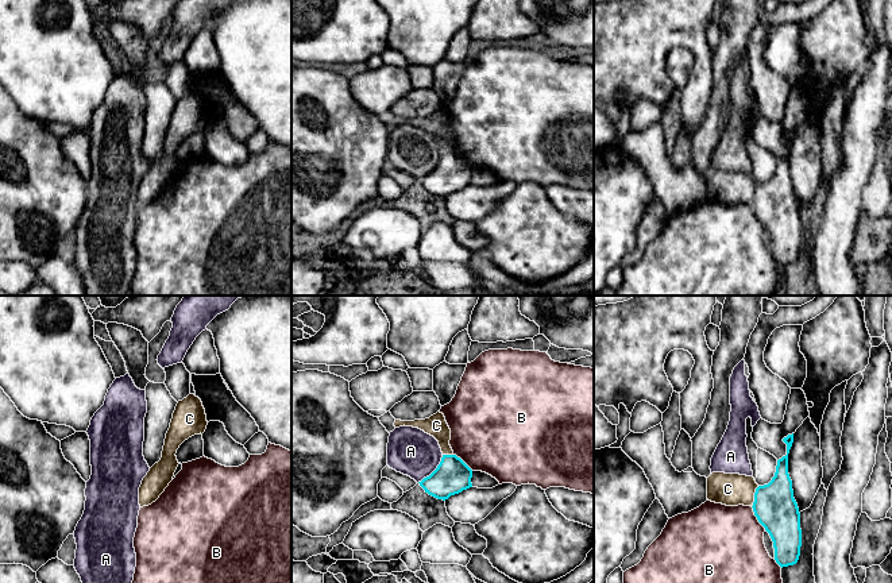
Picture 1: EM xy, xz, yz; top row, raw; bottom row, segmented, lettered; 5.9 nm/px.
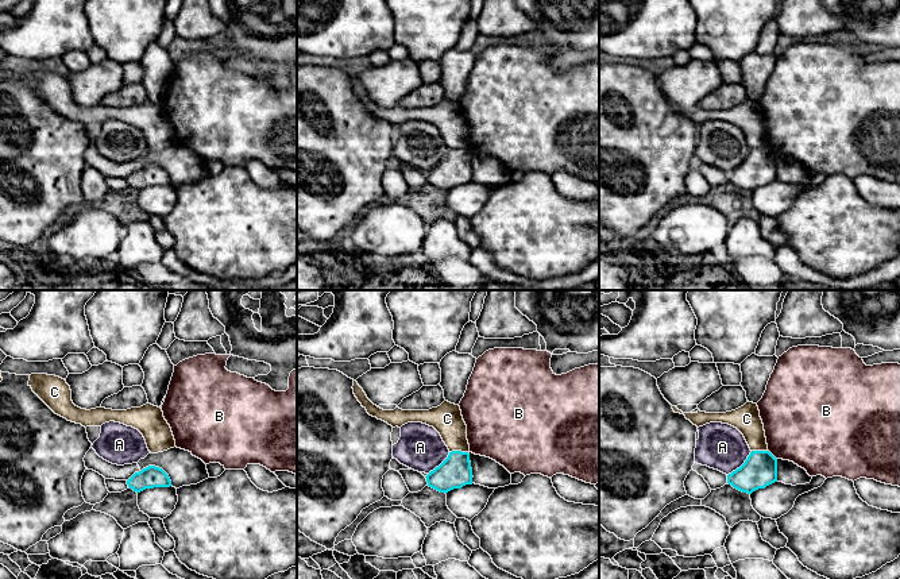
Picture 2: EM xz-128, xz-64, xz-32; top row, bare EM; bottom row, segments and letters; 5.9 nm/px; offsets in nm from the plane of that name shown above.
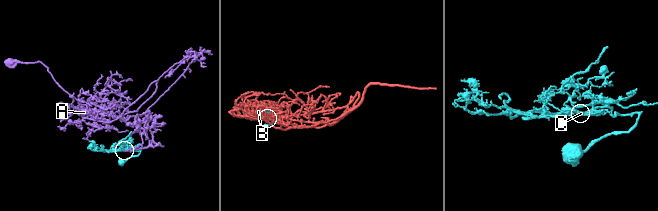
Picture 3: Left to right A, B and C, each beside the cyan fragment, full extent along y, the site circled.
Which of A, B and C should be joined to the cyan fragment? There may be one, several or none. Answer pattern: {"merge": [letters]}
{"merge": []}

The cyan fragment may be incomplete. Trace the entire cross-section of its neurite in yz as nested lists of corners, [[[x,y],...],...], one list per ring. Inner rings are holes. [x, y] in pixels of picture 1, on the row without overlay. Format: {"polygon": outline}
{"polygon": [[[793,131],[783,139],[787,142],[787,152],[777,158],[772,178],[756,186],[752,204],[758,220],[773,239],[775,258],[781,266],[798,260],[802,244],[800,211],[788,171]]]}

